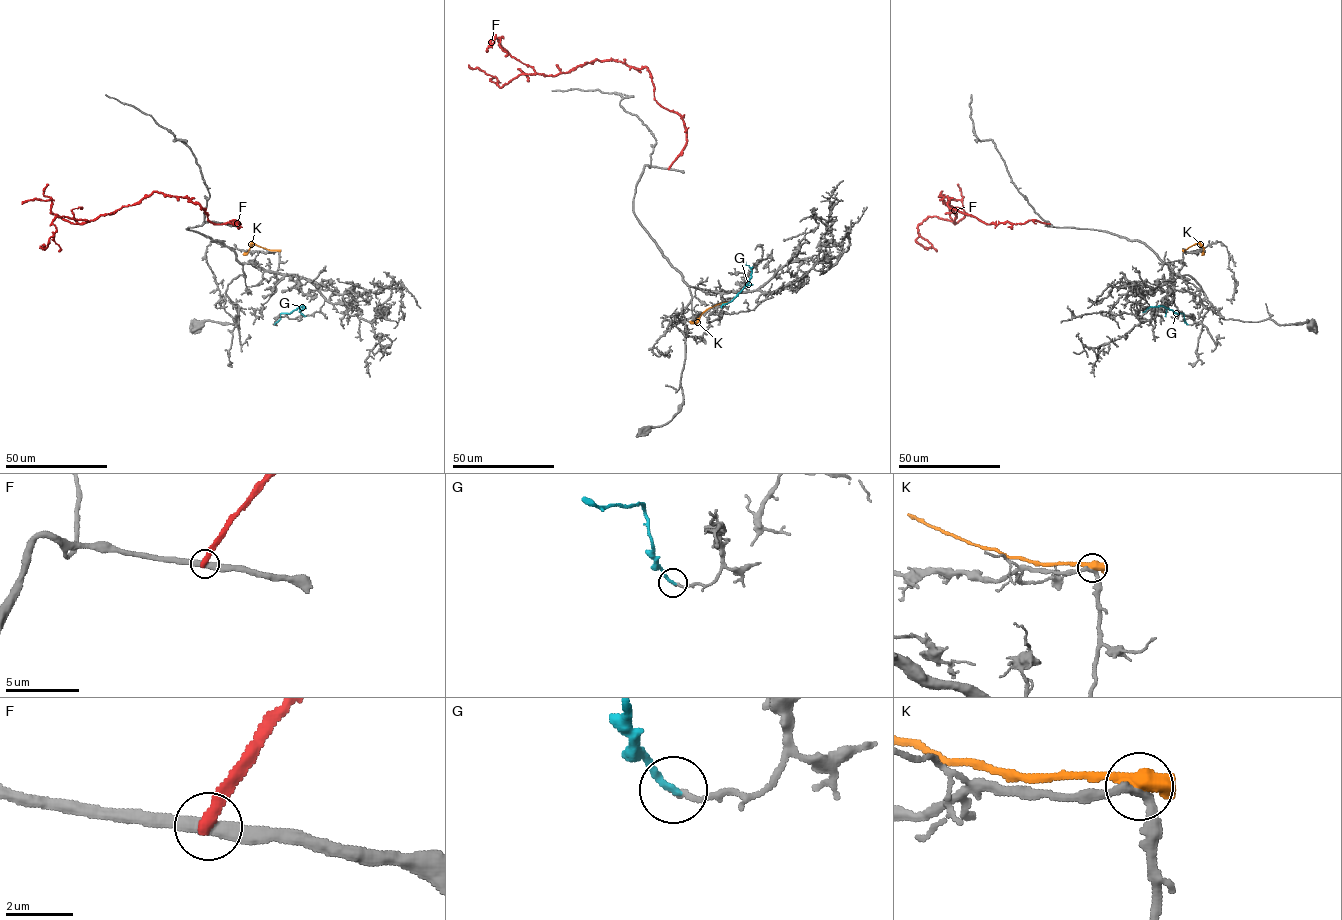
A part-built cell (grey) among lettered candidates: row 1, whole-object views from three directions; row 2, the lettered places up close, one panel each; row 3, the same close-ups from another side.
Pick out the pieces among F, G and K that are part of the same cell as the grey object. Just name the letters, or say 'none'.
none

